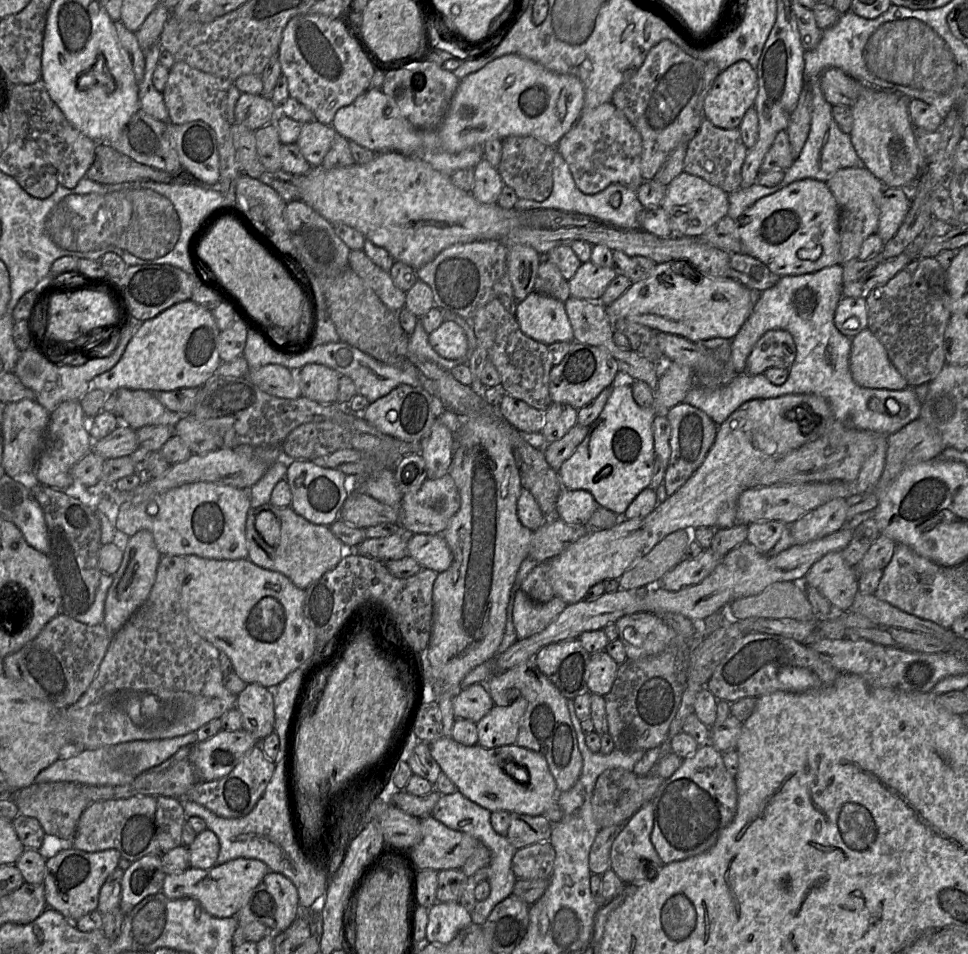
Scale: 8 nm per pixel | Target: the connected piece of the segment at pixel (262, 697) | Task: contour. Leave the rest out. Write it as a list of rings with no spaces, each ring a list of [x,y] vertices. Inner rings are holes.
[[[248,683],[236,696],[236,708],[241,714],[242,728],[261,742],[274,731],[274,701],[270,691]]]

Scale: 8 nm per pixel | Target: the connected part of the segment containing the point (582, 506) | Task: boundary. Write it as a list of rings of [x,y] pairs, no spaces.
[[[563,488],[557,498],[555,517],[569,525],[587,526],[597,506],[590,492]]]

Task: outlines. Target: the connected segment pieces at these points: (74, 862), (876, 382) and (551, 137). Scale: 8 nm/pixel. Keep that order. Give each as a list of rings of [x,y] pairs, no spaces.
[[[74,848],[59,851],[46,861],[43,887],[47,907],[55,909],[71,922],[95,911],[100,889],[118,866],[120,857],[120,852],[112,848],[99,852],[85,852]]]
[[[868,327],[852,338],[849,366],[859,386],[886,390],[908,387],[907,381],[891,363],[883,344]]]
[[[507,54],[460,80],[448,111],[436,130],[416,128],[404,117],[388,117],[388,97],[381,88],[372,87],[350,105],[340,108],[331,126],[347,140],[375,154],[458,153],[474,145],[509,136],[532,136],[555,146],[579,119],[584,109],[584,97],[583,84],[576,76],[558,74],[524,56]]]

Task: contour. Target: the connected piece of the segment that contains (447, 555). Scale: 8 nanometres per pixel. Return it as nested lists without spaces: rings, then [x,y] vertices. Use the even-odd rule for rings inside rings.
[[[408,534],[407,548],[422,568],[441,573],[452,563],[451,550],[442,534]]]

